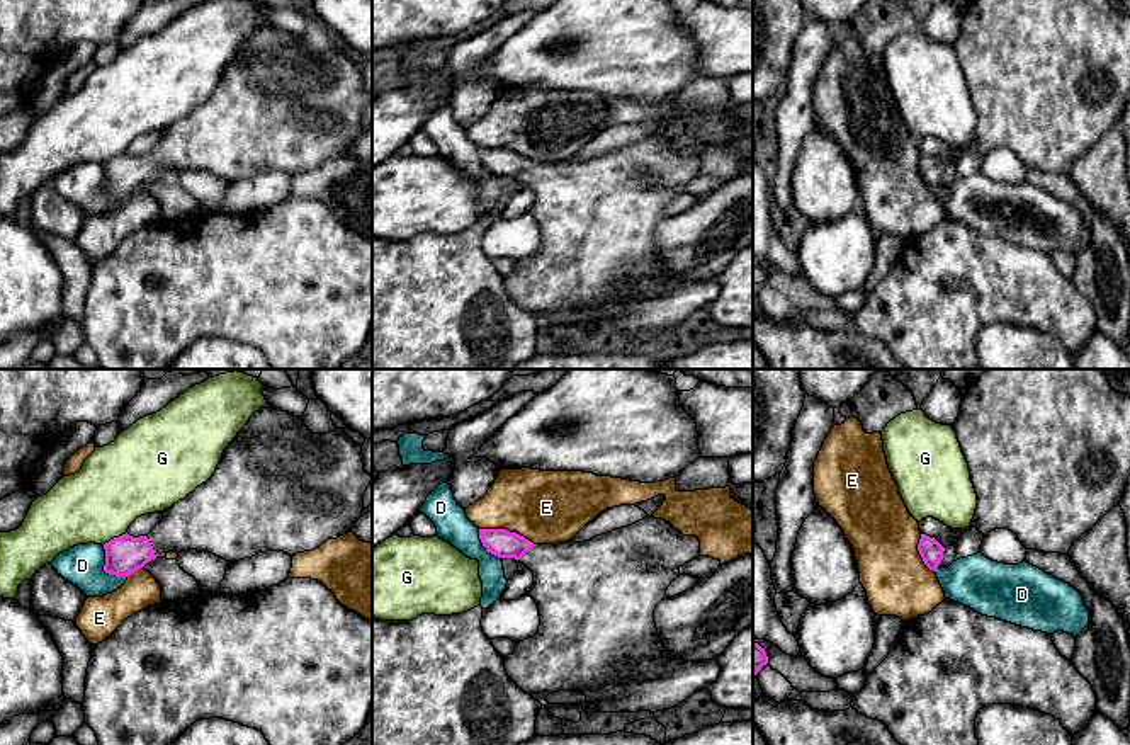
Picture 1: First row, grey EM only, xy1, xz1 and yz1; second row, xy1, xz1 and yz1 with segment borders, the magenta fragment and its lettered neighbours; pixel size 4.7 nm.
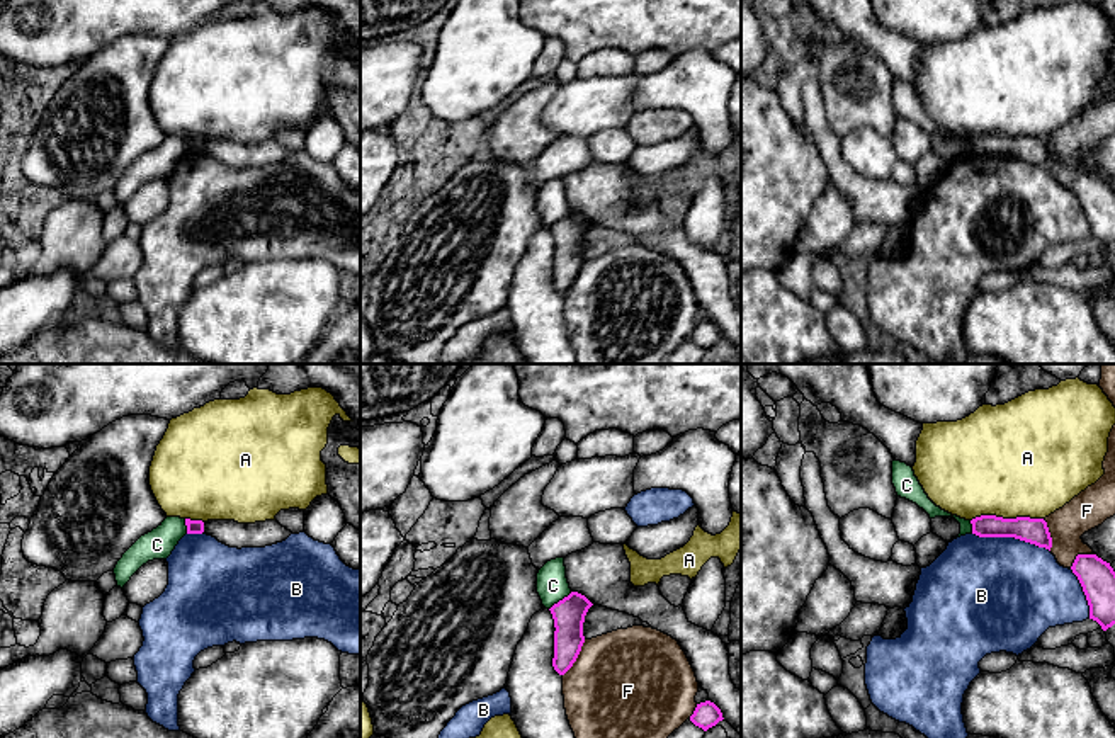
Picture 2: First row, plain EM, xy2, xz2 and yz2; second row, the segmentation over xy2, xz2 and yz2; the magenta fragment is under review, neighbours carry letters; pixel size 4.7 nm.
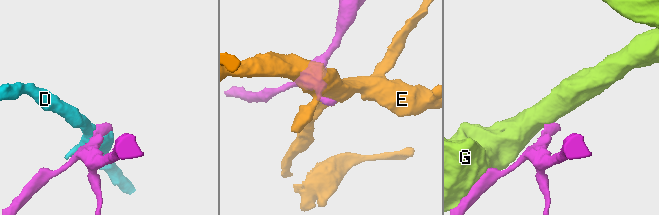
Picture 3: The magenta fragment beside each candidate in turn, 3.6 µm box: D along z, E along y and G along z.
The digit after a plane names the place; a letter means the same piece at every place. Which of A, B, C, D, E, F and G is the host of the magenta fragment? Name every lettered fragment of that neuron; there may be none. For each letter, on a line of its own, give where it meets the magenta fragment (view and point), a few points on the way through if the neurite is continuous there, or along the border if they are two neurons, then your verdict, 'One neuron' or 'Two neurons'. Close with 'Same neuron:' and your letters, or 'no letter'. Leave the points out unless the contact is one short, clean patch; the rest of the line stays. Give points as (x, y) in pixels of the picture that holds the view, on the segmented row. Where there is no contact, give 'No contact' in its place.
A: Touches magenta at yz2 (1007, 519). Two neurons
B: Touches magenta at yz2 (1012, 536). Two neurons
C: Touches magenta at xz2 (560, 601). Boundary: xz2 (571, 592), (549, 609). Two neurons
D: Touches magenta at xy1 (104, 570). Boundary: xy1 (102, 546), (104, 570), (126, 577). Two neurons
E: Touches magenta at xz1 (505, 529). Two neurons
F: Touches magenta at xz2 (577, 657). Two neurons
G: Touches magenta at xy1 (114, 538). Two neurons
Same neuron: no letter

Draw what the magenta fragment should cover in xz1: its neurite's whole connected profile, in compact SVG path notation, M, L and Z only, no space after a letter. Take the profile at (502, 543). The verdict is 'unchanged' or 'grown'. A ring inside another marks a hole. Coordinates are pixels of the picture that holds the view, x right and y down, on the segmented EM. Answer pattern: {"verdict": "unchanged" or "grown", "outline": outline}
{"verdict": "grown", "outline": "M646 517L632 526L595 536L583 543L534 544L506 529L479 529L479 539L488 553L498 558L515 558L534 572L528 595L535 600L540 626L535 636L517 641L515 651L505 658L508 677L542 706L556 691L576 691L586 696L583 708L600 713L664 711L678 706L700 689L717 680L717 660L685 662L671 657L656 629L654 609L668 599L666 589L680 577L680 566L700 556L700 541L683 536L663 519Z"}

